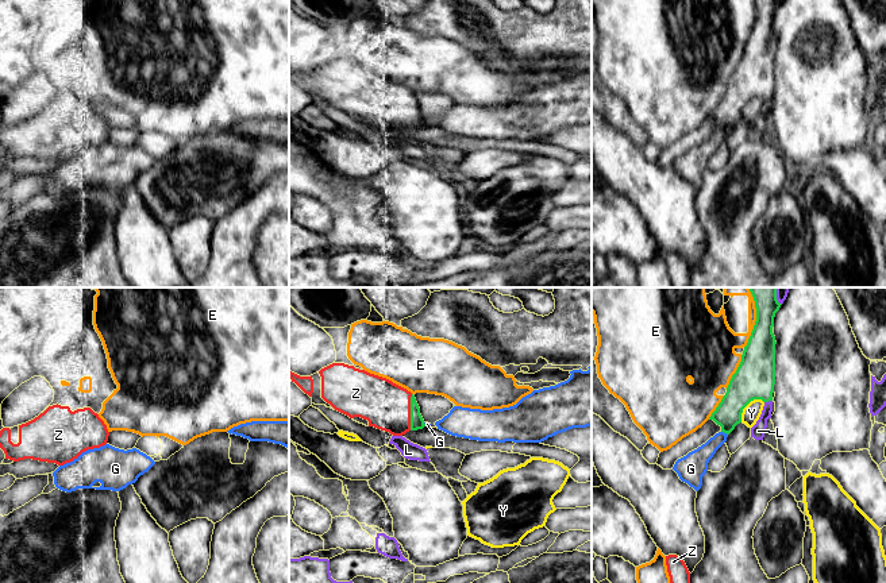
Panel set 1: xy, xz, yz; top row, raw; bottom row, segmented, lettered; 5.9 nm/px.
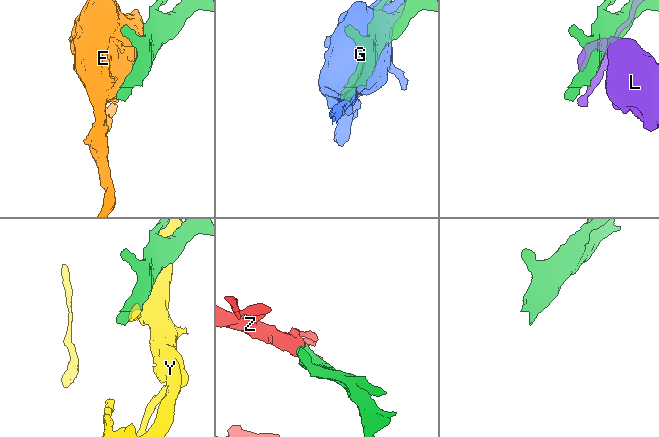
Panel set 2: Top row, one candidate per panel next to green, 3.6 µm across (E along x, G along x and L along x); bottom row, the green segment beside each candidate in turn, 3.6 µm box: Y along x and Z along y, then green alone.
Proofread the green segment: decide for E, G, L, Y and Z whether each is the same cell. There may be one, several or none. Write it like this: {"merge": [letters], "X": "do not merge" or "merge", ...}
{"merge": ["Z"], "E": "do not merge", "G": "do not merge", "L": "do not merge", "Y": "do not merge", "Z": "merge"}

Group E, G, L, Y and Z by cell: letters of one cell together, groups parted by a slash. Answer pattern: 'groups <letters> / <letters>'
groups E / G / L / Y / Z

